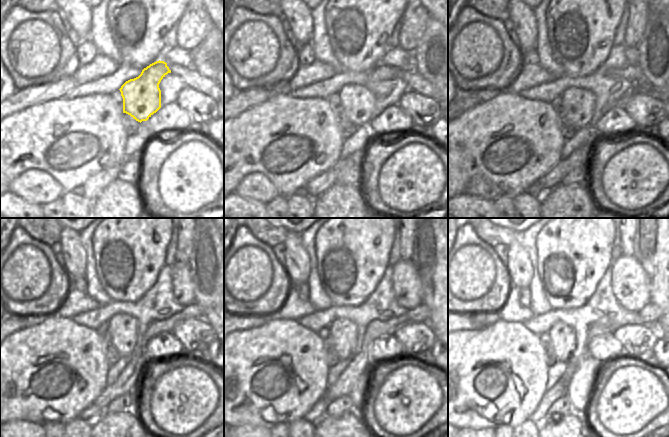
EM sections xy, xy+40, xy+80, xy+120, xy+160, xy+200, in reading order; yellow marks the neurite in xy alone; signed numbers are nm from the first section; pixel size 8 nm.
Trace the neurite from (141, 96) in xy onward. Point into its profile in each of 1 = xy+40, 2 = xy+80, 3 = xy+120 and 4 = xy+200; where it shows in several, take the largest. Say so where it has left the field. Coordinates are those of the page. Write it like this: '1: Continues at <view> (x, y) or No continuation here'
1: Continues at xy+40 (359, 101)
2: Continues at xy+80 (581, 101)
3: Continues at xy+120 (127, 324)
4: Continues at xy+200 (560, 323).

